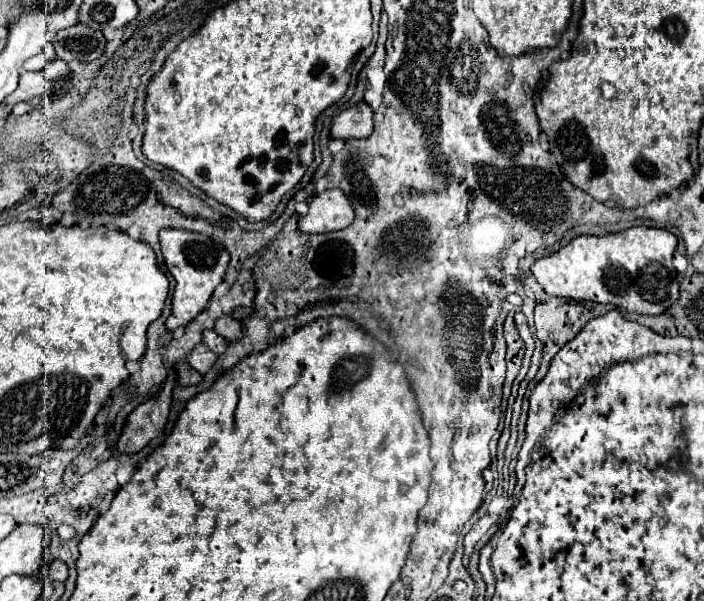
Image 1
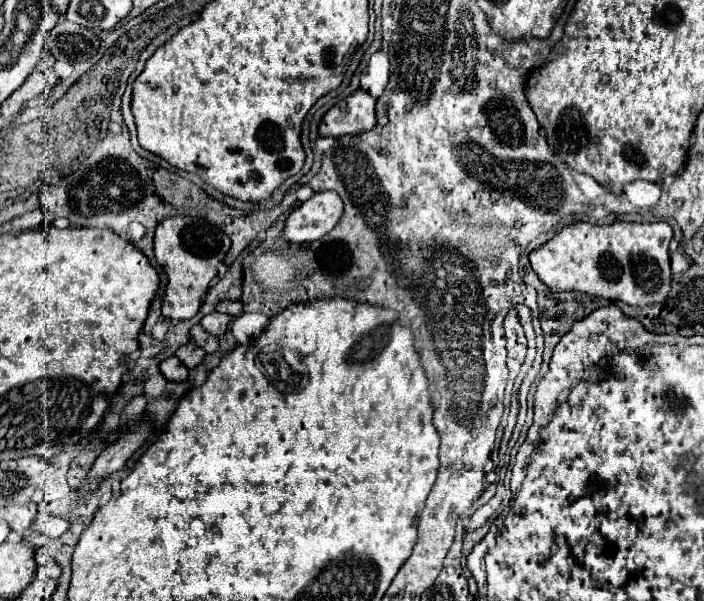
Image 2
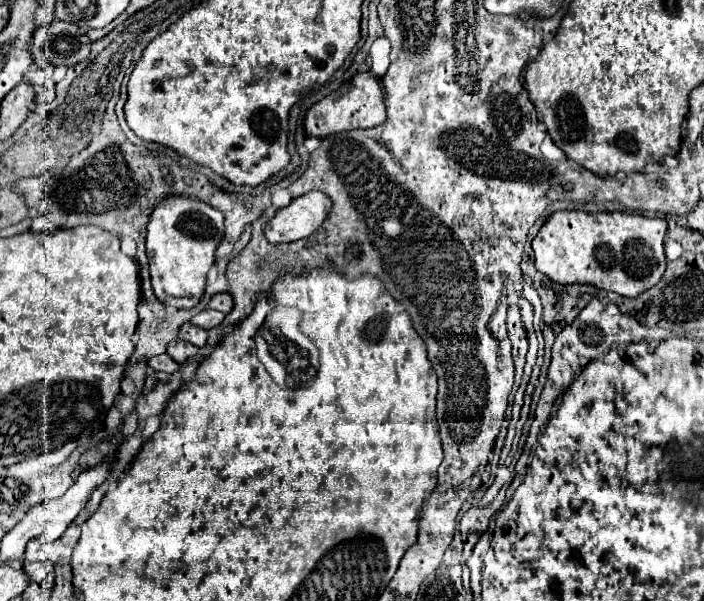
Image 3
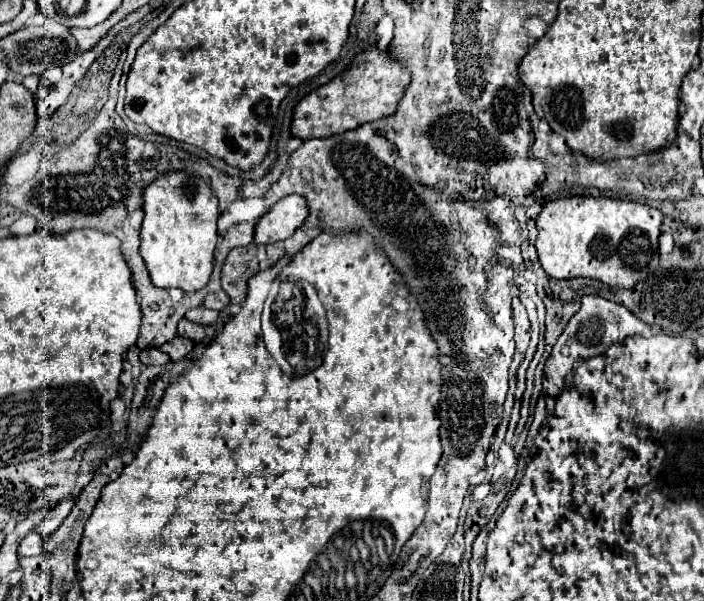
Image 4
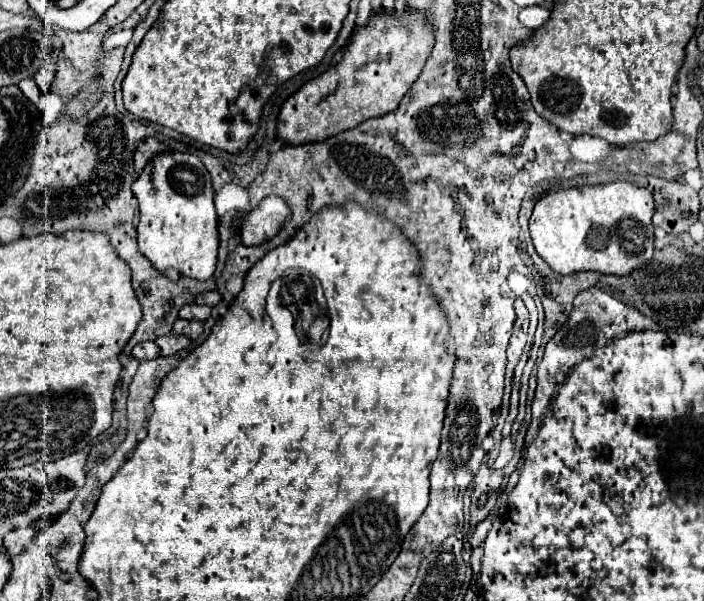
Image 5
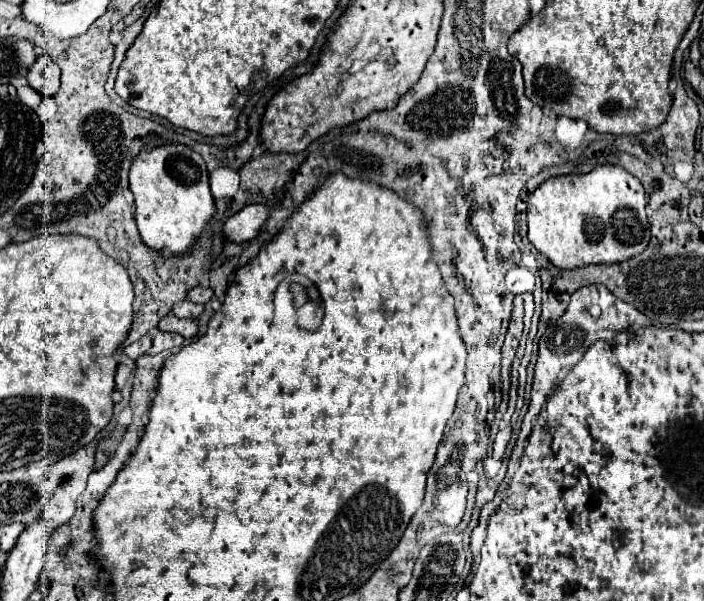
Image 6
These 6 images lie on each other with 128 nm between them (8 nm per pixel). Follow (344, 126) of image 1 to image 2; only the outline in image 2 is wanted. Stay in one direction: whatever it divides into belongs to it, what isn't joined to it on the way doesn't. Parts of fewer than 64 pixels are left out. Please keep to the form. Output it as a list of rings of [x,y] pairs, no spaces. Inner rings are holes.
[[[358,88],[324,114],[318,126],[320,136],[338,138],[344,134],[360,134],[372,130],[376,126],[374,102],[376,100],[366,90]]]

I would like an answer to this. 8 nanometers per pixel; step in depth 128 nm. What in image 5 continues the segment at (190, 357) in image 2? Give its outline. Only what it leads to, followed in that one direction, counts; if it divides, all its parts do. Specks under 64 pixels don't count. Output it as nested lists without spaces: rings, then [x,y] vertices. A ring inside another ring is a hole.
[[[166,334],[156,338],[156,344],[160,346],[160,356],[170,356],[180,352],[182,348],[186,348],[190,344],[190,340],[186,336],[174,336],[174,334]]]

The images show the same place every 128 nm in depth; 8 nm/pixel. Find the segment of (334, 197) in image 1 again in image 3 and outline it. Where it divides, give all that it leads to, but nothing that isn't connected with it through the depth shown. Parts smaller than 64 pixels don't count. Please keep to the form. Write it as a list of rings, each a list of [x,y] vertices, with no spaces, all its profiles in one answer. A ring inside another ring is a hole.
[[[308,192],[304,196],[292,198],[292,202],[280,208],[264,226],[266,240],[270,244],[282,244],[314,234],[324,222],[330,204],[332,200],[328,200],[328,196],[322,192]]]

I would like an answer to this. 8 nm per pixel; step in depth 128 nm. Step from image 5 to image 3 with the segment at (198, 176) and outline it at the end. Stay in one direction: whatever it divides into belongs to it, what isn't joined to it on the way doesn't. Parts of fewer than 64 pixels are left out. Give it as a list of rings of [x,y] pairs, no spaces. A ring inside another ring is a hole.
[[[166,196],[150,214],[146,226],[146,254],[152,290],[160,302],[174,308],[192,308],[204,294],[206,274],[214,264],[214,252],[224,238],[220,210],[188,196]]]

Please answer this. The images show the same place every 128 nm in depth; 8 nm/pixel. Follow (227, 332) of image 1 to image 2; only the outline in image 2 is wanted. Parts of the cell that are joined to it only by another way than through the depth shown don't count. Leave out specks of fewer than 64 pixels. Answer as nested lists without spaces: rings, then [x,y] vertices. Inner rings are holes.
[[[210,312],[206,316],[202,316],[200,320],[200,326],[206,330],[206,332],[212,332],[214,336],[222,336],[226,330],[228,330],[228,324],[230,324],[232,316],[228,314],[220,314],[220,312]]]

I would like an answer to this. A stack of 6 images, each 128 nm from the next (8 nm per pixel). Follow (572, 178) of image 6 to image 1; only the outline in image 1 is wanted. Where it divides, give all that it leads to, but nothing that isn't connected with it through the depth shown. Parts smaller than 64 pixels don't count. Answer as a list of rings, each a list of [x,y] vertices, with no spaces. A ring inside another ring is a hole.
[[[634,226],[616,234],[602,234],[602,236],[576,236],[558,252],[538,258],[532,264],[532,274],[536,276],[538,284],[550,294],[560,298],[574,298],[574,300],[592,300],[600,304],[612,304],[624,312],[634,314],[648,314],[658,316],[660,312],[668,310],[678,300],[678,280],[676,268],[672,266],[672,254],[676,250],[676,236],[668,230],[660,228],[646,228]]]

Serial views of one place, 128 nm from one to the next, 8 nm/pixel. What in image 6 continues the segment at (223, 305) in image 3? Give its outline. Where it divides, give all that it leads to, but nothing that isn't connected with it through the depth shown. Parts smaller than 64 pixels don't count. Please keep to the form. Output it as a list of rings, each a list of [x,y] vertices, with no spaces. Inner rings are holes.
[[[194,286],[192,290],[188,290],[188,300],[196,302],[196,304],[206,304],[212,296],[214,296],[214,292],[212,292],[210,288],[200,288],[200,286]]]

